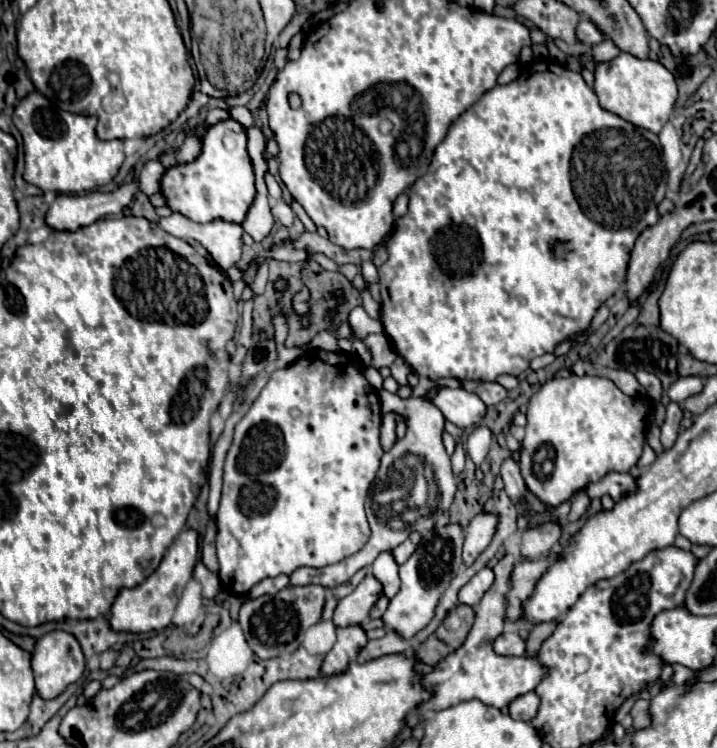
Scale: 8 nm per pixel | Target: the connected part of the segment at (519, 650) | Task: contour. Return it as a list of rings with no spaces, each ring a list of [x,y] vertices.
[[[504,631],[494,641],[494,651],[498,655],[524,655],[526,653],[526,641],[516,631]]]

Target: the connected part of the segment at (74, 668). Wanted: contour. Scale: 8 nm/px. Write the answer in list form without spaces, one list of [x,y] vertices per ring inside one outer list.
[[[52,631],[44,637],[40,637],[34,645],[32,671],[34,671],[34,679],[36,679],[36,693],[42,699],[58,697],[70,683],[80,679],[80,675],[84,673],[84,667],[86,667],[86,661],[84,661],[82,649],[80,649],[78,641],[74,639],[74,635],[70,635],[66,631]]]

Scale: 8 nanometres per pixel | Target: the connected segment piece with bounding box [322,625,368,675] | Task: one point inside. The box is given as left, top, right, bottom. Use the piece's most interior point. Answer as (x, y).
(350, 639)

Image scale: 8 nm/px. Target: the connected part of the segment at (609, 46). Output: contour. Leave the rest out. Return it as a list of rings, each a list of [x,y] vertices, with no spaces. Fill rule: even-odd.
[[[604,39],[604,41],[598,43],[590,53],[592,53],[594,61],[600,63],[600,61],[610,61],[610,59],[618,57],[618,55],[620,55],[620,49],[618,49],[616,43],[612,43],[610,39]]]

